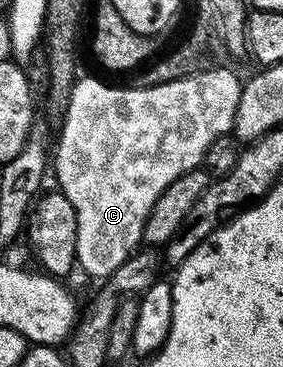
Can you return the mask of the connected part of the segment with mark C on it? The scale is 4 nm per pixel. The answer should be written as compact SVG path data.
M211 66L193 76L186 76L168 84L158 84L152 88L134 86L114 88L113 85L106 84L103 80L94 80L91 76L85 77L84 80L82 78L75 80L66 109L61 116L63 129L59 132L59 145L56 148L54 145L53 148L53 176L59 179L58 187L63 195L69 198L69 202L73 202L73 210L77 214L77 254L75 259L78 267L84 268L89 275L110 278L137 251L143 244L145 218L149 218L149 210L153 206L153 202L157 202L157 198L161 198L161 190L165 190L165 186L169 186L169 182L173 182L173 178L181 178L181 174L200 167L209 146L213 146L213 142L217 138L228 135L234 129L241 80L238 80L229 69L215 67Z

